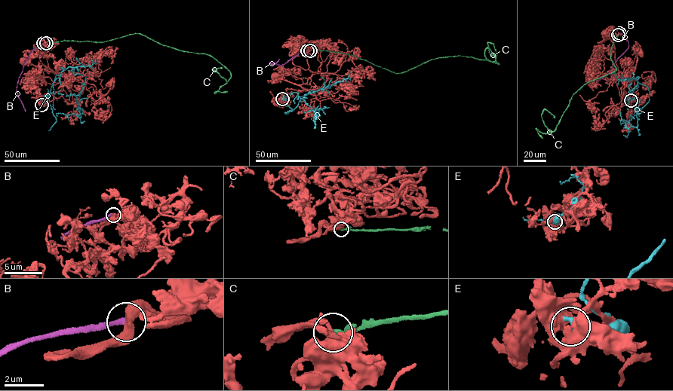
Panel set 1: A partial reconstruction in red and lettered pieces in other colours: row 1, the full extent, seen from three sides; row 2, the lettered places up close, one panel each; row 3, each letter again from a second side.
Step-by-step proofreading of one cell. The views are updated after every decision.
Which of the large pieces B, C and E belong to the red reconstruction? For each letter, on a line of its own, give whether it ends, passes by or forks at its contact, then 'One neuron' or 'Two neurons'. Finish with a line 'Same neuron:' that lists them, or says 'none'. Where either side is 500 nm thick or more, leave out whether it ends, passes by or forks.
B: It ends there. Two neurons
C: It ends there. Two neurons
E: It ends there. Two neurons
Same neuron: none

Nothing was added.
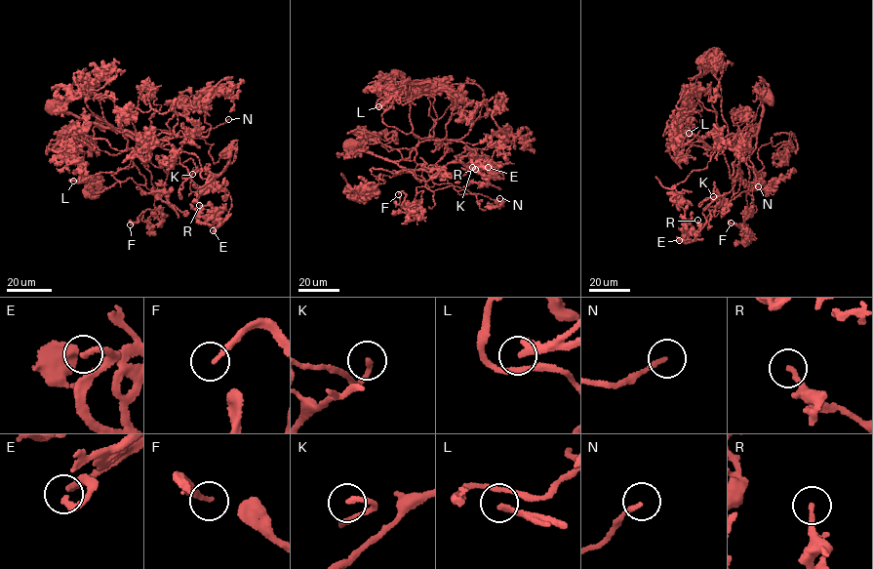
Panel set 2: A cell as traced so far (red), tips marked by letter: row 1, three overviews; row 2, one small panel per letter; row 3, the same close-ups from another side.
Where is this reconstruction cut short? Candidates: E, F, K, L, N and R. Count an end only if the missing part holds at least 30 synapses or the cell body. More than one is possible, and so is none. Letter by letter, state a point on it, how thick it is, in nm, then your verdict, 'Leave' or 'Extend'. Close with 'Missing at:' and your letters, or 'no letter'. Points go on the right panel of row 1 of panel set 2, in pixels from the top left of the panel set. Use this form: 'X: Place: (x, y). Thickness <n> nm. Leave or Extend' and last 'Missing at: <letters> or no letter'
E: Place: (679, 240). Thickness 220 nm. Leave
F: Place: (731, 223). Thickness 200 nm. Leave
K: Place: (713, 196). Thickness 180 nm. Extend
L: Place: (689, 133). Thickness 200 nm. Leave
N: Place: (758, 186). Thickness 160 nm. Extend
R: Place: (697, 220). Thickness 170 nm. Leave
Missing at: K, N

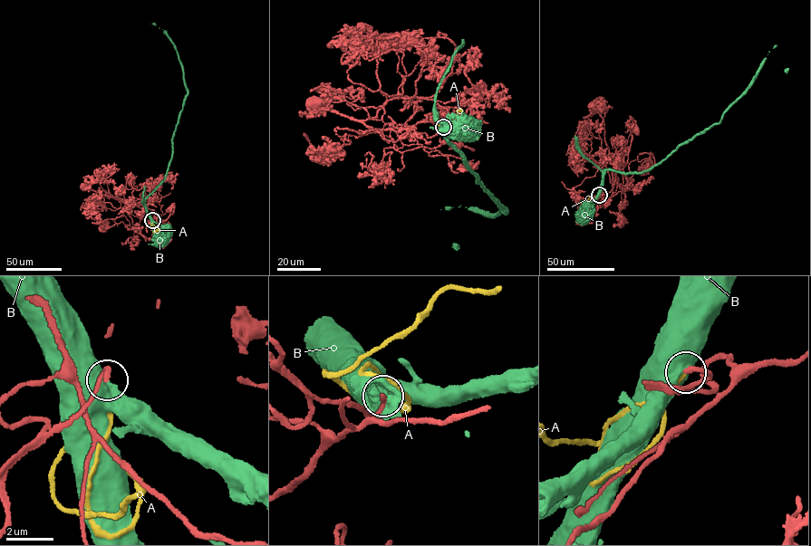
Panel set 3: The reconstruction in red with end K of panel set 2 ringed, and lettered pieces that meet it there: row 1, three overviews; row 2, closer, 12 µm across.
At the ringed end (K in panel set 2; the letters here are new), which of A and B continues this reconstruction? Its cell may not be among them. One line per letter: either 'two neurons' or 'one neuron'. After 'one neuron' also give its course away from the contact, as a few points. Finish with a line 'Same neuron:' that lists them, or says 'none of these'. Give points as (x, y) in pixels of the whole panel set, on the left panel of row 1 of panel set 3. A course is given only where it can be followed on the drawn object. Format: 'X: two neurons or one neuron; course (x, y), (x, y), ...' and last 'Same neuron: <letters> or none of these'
A: one neuron; course (152, 220), (151, 225), (156, 225), (157, 231)
B: two neurons
Same neuron: A

